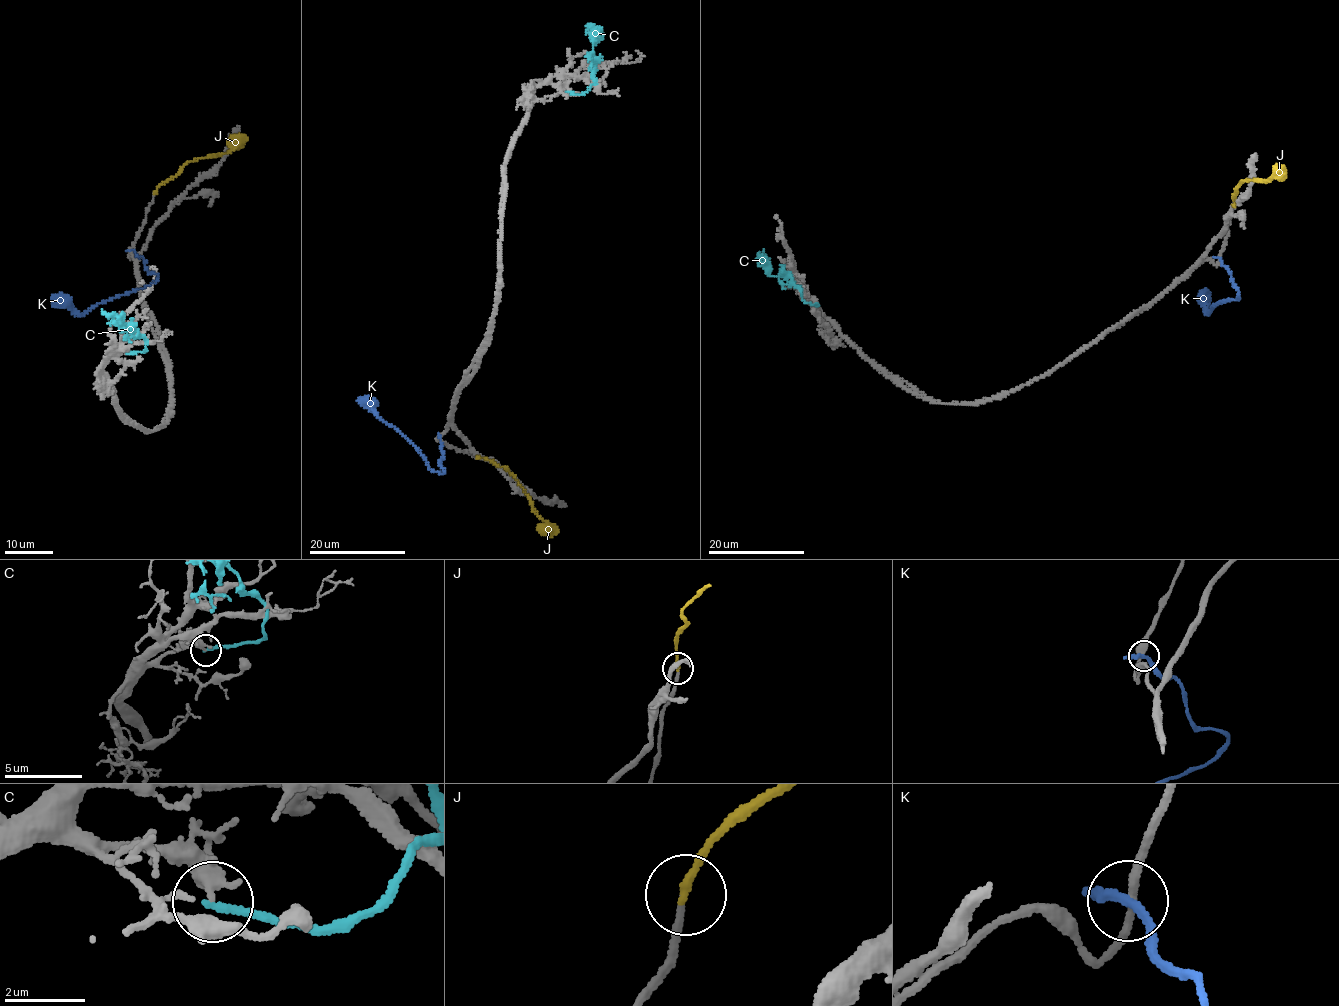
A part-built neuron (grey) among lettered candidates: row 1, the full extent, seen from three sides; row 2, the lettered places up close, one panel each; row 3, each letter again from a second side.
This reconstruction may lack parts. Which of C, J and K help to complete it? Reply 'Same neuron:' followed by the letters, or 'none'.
Same neuron: J

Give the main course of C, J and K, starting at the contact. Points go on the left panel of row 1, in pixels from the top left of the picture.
C: (127, 354), (144, 351), (145, 340), (122, 332), (122, 318), (108, 315), (102, 309)
J: (154, 192), (188, 162), (227, 153), (235, 147), (235, 140)
K: (132, 251), (142, 258), (146, 270), (158, 275), (153, 282), (93, 305), (81, 314), (52, 295)

